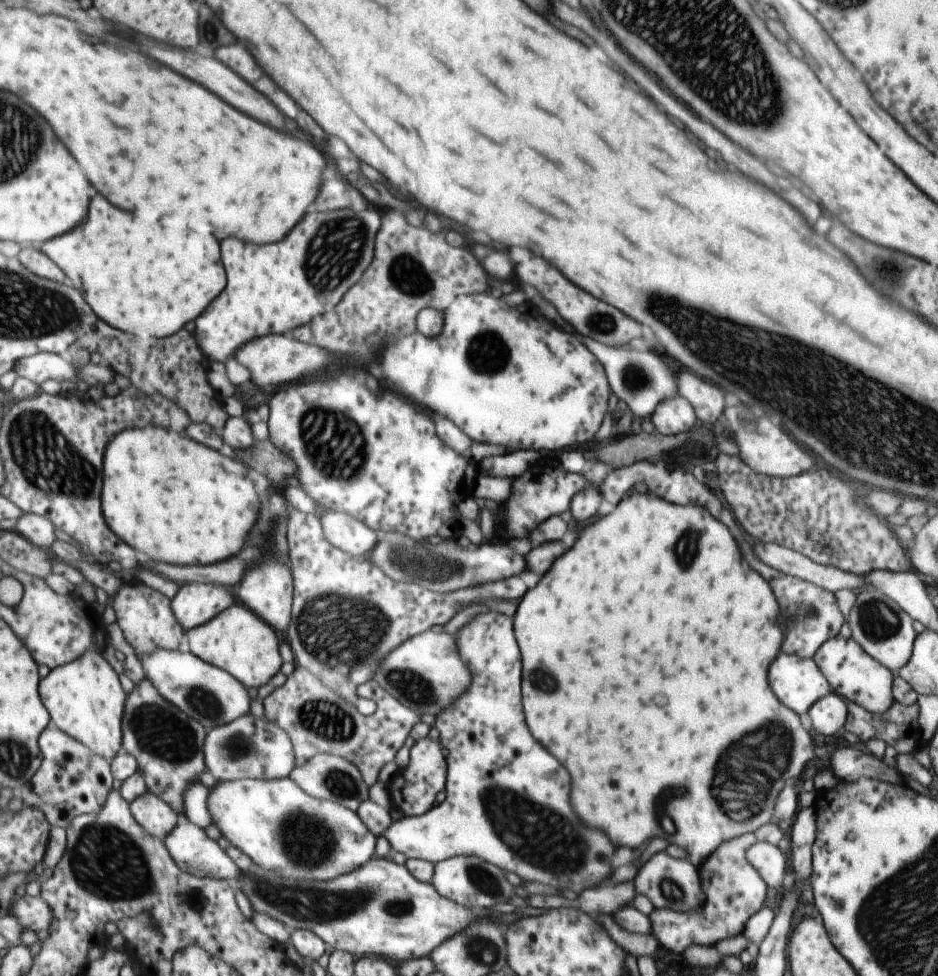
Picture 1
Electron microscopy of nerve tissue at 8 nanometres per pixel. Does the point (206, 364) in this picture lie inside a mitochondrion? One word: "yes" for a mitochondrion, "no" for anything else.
no

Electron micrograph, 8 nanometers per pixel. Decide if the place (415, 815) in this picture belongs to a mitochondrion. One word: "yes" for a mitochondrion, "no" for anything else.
no

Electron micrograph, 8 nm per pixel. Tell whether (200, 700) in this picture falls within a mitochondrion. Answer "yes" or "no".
yes

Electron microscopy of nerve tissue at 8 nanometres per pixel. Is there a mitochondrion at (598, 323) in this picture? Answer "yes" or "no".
yes

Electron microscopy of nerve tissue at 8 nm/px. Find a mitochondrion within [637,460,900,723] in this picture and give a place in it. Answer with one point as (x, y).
(803, 615)

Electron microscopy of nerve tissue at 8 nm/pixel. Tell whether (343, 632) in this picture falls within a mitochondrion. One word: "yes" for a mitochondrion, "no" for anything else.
yes

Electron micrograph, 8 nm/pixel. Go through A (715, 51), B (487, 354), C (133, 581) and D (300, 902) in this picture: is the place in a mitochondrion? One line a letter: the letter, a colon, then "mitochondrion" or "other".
A: mitochondrion
B: mitochondrion
C: other
D: mitochondrion

